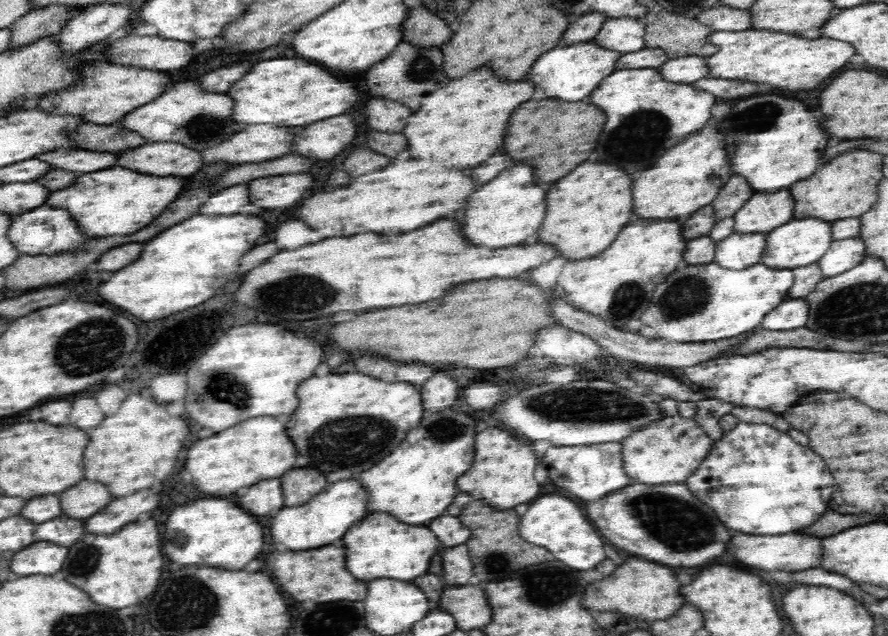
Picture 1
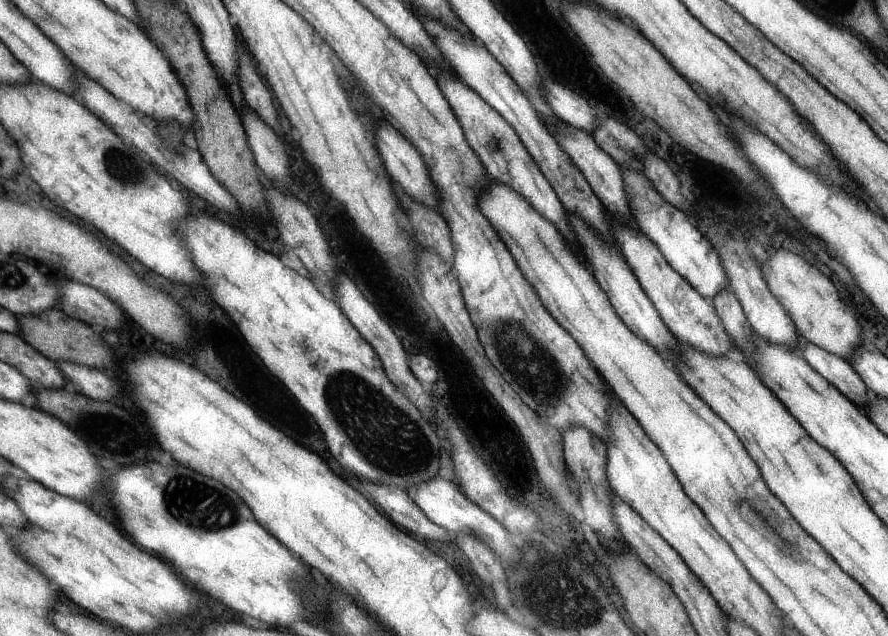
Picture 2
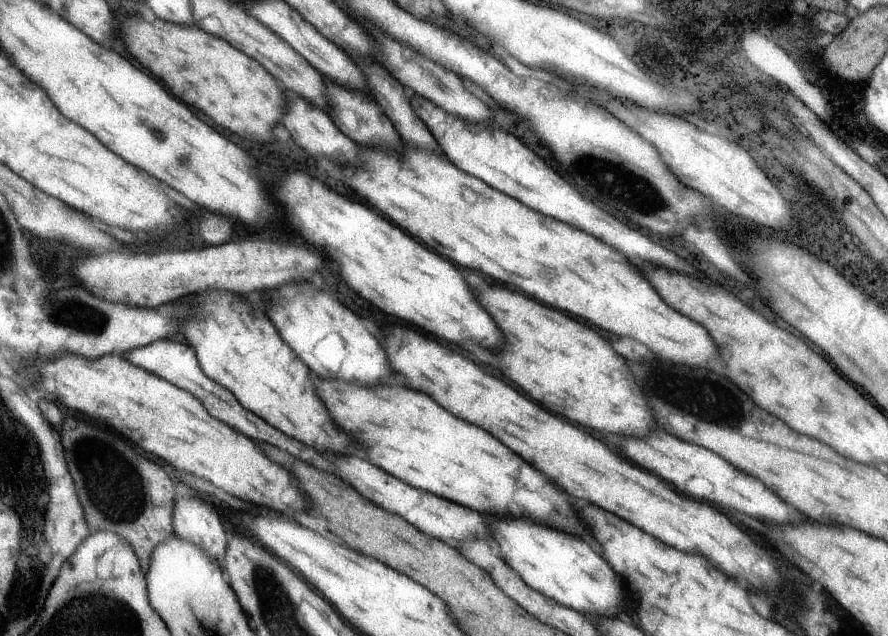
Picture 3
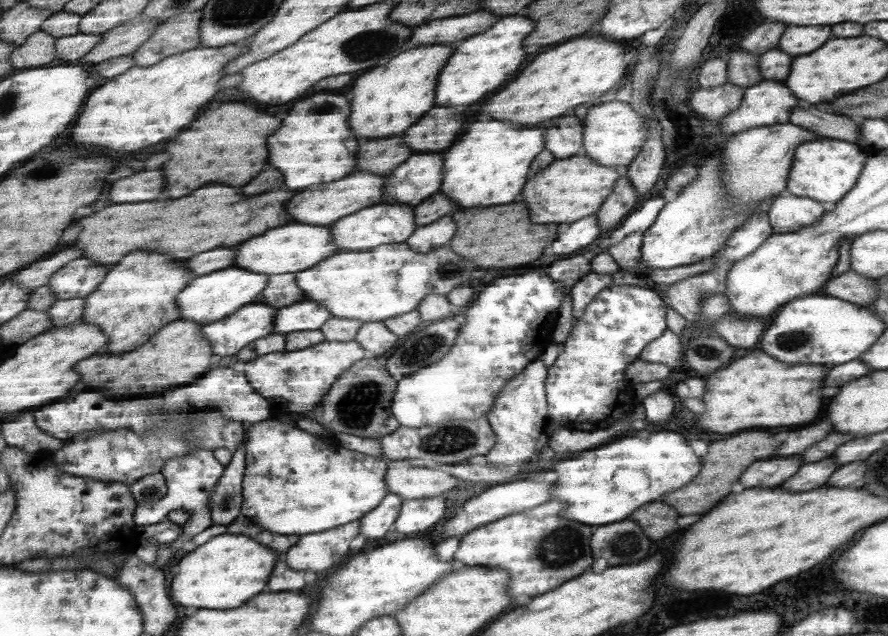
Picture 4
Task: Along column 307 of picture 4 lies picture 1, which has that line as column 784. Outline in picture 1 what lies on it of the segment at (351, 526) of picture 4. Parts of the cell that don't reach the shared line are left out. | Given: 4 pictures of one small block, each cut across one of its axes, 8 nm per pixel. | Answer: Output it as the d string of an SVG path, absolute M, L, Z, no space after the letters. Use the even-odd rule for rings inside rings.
M732 532L732 540L728 544L727 554L730 558L750 564L752 568L760 570L808 570L818 568L818 544L820 538L816 536L802 536L802 534L782 534L782 536L742 536L742 532Z

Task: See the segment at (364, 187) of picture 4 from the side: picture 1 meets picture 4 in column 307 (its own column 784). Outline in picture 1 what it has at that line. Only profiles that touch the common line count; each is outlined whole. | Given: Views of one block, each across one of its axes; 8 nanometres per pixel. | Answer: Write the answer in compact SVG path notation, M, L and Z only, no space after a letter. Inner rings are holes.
M778 190L770 194L752 194L734 213L734 232L740 234L767 235L792 220L794 200L790 200L790 190Z

